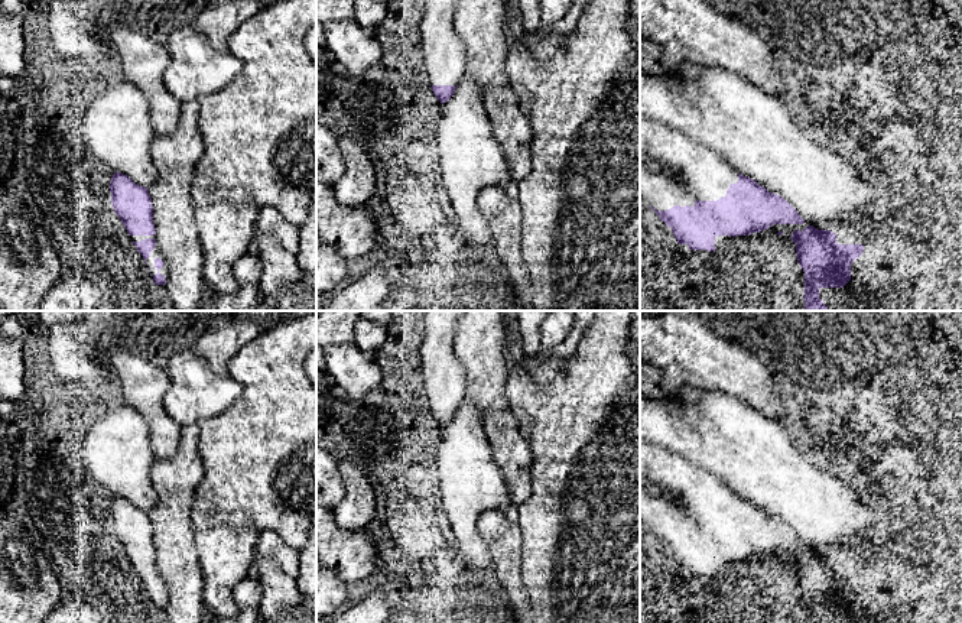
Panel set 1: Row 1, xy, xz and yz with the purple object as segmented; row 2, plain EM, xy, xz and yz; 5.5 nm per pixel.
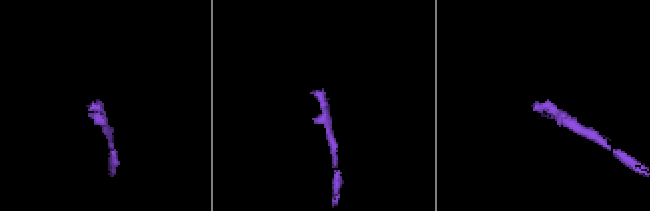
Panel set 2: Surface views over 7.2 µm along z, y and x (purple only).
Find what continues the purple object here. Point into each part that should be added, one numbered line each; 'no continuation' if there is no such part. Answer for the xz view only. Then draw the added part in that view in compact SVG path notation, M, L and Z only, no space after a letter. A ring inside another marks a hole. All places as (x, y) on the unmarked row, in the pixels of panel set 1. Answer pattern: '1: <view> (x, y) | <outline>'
1: xz (444, 376) | M426 311L420 370L429 409L458 409L467 393L465 370L454 354L456 324L465 311Z

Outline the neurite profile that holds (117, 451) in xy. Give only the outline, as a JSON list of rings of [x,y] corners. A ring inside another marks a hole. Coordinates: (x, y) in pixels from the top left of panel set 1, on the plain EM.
[[[123,403],[98,418],[84,441],[82,455],[92,477],[140,510],[159,500],[150,477],[156,454],[144,418]]]

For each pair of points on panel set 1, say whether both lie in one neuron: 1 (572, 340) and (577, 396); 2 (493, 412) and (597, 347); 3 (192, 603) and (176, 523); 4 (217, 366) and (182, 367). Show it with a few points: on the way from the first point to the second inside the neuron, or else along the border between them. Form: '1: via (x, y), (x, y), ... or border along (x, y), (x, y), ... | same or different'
1: border along (588, 325), (572, 353), (540, 357) | different
2: border along (509, 369), (506, 399), (520, 434) | different
3: via (184, 583), (176, 561), (176, 544) | same
4: border along (192, 349), (215, 373), (227, 375) | different

